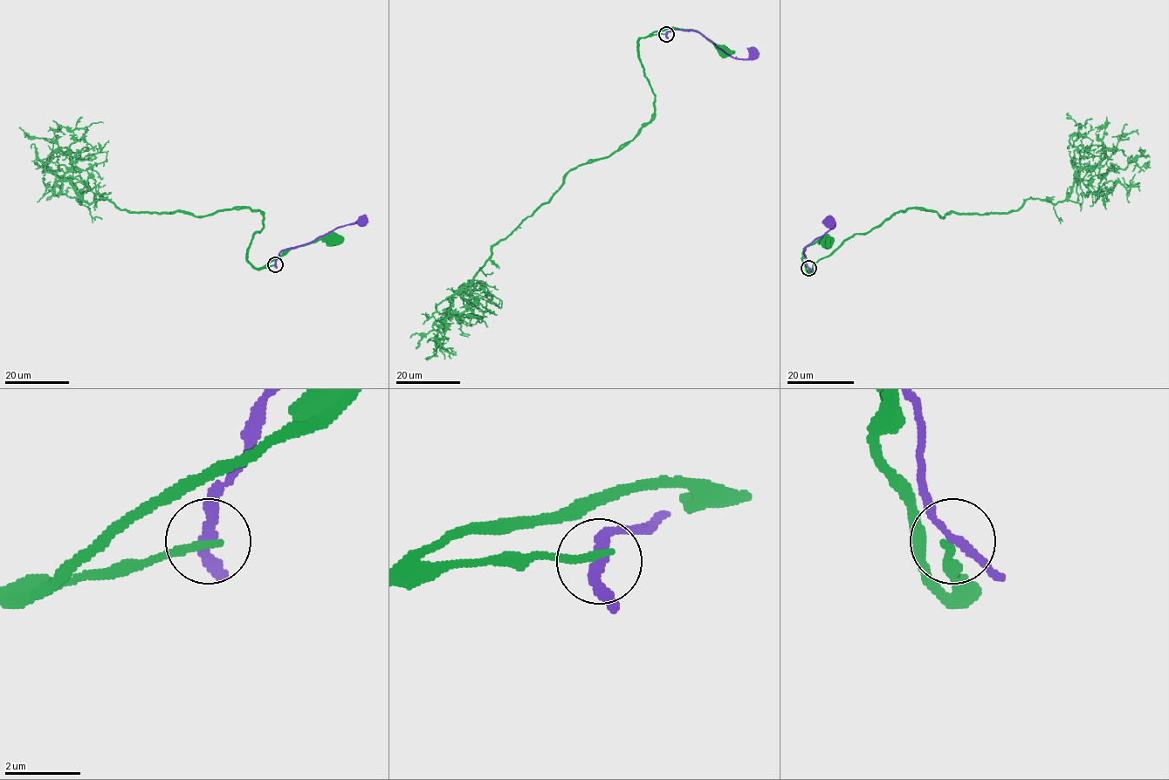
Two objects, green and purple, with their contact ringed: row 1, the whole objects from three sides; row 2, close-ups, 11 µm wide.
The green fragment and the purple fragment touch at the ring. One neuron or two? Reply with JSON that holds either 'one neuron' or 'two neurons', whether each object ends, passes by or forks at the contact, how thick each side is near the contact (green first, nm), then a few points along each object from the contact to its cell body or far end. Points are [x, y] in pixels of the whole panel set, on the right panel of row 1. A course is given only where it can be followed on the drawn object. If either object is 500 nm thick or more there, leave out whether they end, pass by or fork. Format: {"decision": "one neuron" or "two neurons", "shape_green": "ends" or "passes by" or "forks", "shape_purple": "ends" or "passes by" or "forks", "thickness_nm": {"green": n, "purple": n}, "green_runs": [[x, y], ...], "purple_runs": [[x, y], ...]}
{"decision": "two neurons", "shape_green": "ends", "shape_purple": "passes by", "thickness_nm": {"green": 240, "purple": 240}, "green_runs": [[808, 268], [807, 271], [801, 259], [803, 249], [825, 238], [828, 241]], "purple_runs": [[808, 268], [805, 248], [835, 226], [821, 221]]}

